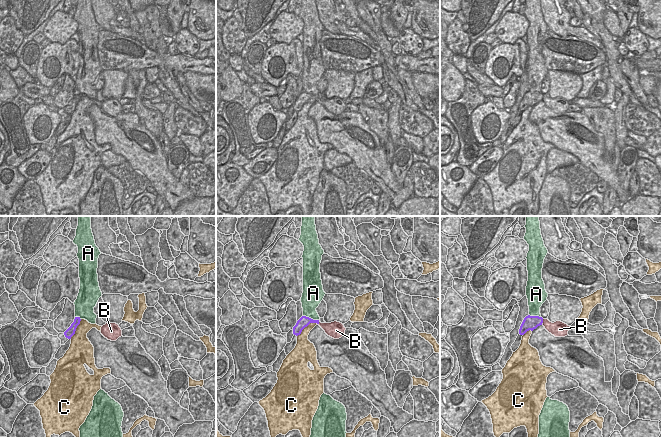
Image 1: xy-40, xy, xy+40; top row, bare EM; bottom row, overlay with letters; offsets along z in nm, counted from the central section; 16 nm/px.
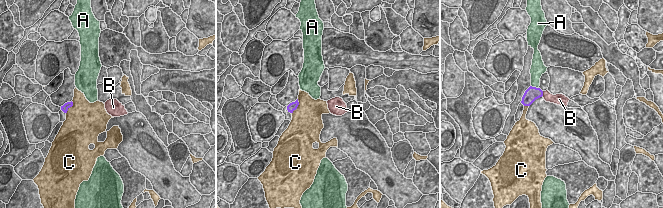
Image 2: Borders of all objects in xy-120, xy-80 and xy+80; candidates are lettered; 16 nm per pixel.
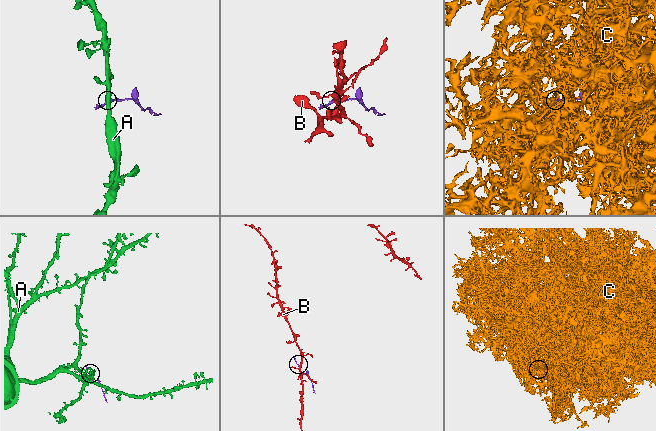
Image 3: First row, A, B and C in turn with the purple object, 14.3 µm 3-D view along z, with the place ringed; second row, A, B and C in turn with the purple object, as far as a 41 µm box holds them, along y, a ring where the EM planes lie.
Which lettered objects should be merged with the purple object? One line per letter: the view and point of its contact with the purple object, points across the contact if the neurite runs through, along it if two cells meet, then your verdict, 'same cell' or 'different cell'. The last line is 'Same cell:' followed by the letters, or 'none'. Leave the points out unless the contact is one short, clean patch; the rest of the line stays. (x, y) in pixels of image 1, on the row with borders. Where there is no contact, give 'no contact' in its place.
A: xy (310, 318) | along xy (303, 315), (318, 320) | different cell
B: xy (318, 322) | different cell
C: xy (306, 326) | different cell
Same cell: none

